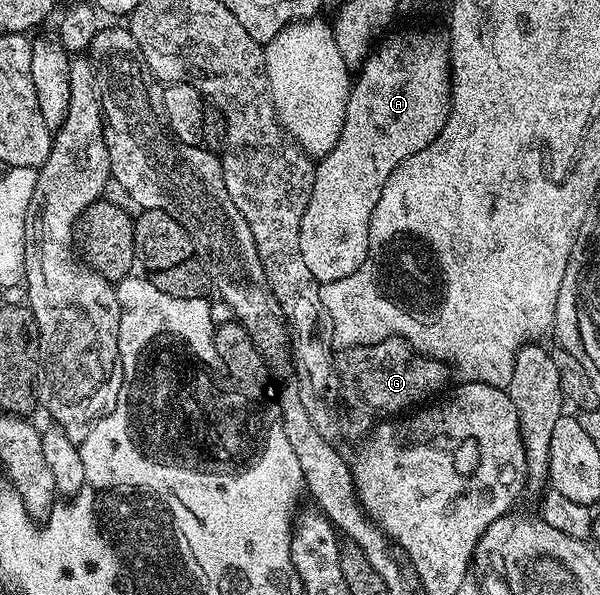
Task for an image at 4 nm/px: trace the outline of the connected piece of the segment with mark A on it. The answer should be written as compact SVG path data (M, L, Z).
M396 32L393 36L387 36L379 41L375 50L369 52L368 59L359 69L360 77L357 75L353 79L348 90L342 134L338 134L334 150L330 150L316 164L310 202L302 214L302 258L306 258L310 274L314 274L320 285L346 278L354 274L362 262L366 262L370 218L374 214L374 206L378 206L378 198L382 198L382 186L386 186L390 174L394 174L400 163L438 138L452 109L452 53L449 41L445 37L443 40L436 32Z

